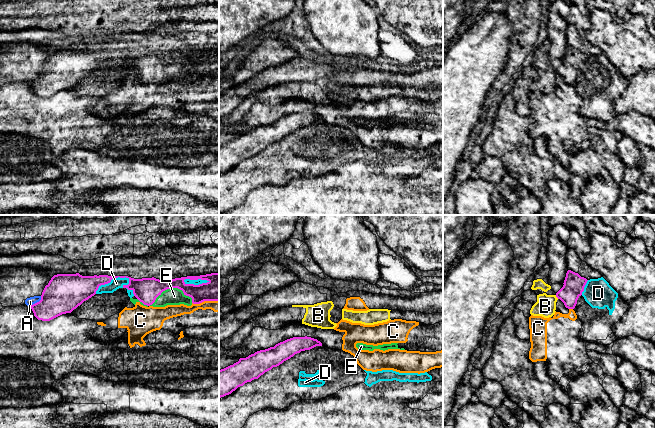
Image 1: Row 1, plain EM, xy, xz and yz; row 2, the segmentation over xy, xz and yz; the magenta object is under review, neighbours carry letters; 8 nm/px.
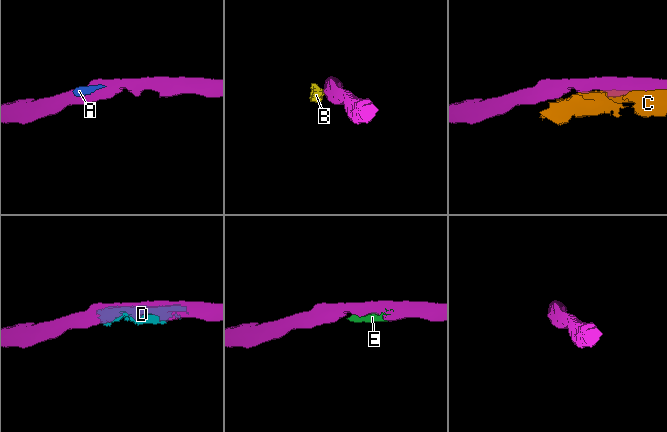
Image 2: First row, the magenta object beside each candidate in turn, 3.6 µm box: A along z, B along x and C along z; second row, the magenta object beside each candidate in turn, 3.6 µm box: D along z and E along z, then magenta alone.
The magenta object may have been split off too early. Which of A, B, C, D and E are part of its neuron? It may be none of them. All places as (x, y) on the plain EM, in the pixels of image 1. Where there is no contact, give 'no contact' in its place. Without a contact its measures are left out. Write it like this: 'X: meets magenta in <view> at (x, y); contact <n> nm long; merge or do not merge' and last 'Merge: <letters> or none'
A: meets magenta in xy at (37, 78); contact 130 nm long; do not merge
B: meets magenta in yz at (557, 73); contact 40 nm long; do not merge
C: meets magenta in xy at (205, 76); contact 220 nm long; do not merge
D: meets magenta in xy at (111, 55); contact 300 nm long; do not merge
E: meets magenta in xy at (170, 64); contact 360 nm long; merge
Merge: E

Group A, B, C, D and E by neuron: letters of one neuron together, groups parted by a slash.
A B / C / D / E

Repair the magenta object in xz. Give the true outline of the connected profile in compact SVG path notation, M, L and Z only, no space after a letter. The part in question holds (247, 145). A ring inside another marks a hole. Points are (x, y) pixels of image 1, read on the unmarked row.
M293 113L265 126L260 126L238 138L219 146L219 174L231 170L247 158L258 155L301 127L322 119L311 113Z

